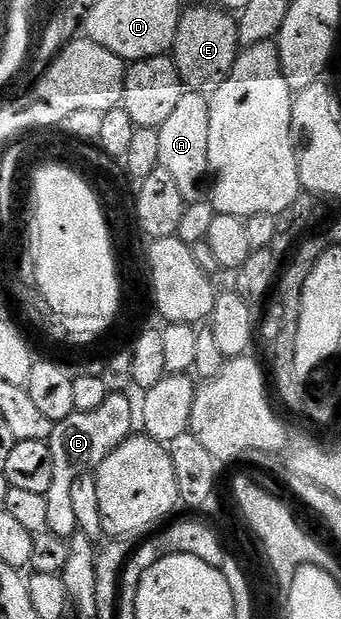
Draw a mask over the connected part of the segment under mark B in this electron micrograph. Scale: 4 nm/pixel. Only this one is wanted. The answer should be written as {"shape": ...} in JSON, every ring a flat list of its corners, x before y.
{"shape":[[106,395,99,406,86,412,72,412,67,418,54,424,48,440,51,450,53,476,51,490,47,490,47,531,70,541,78,535,75,510,71,503,71,486,75,478,96,473,98,466,125,441,135,428,135,404,125,396]]}

